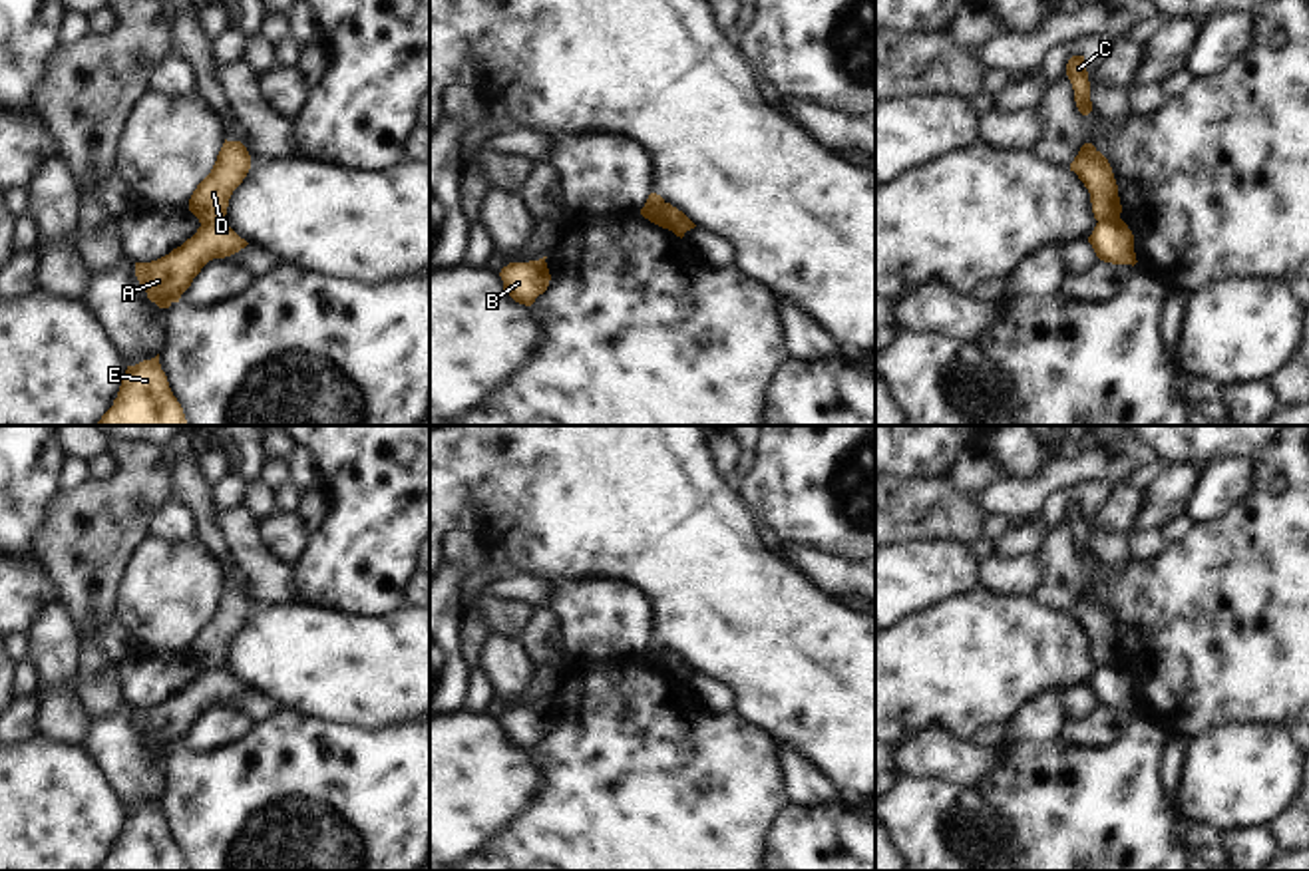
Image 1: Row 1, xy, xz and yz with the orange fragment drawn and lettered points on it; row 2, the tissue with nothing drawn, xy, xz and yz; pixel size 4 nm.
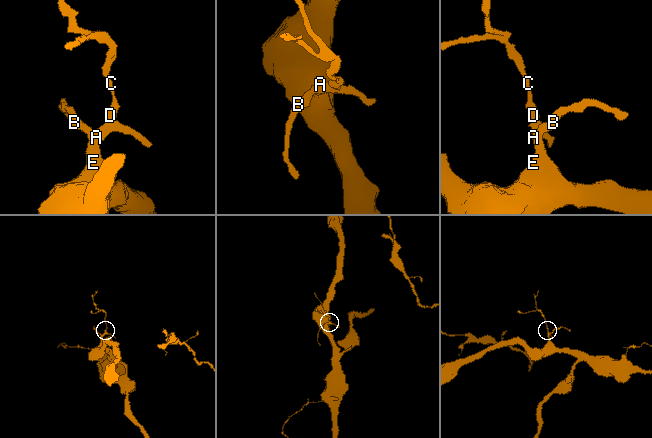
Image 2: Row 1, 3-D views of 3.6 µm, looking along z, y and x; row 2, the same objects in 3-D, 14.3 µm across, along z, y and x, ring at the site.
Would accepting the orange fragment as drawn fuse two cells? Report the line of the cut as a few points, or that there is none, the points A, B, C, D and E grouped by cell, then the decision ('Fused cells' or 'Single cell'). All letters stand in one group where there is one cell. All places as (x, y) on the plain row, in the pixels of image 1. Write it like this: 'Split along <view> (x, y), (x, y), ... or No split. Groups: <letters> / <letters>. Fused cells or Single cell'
Split along xz (665, 649), (651, 657), (643, 655). Groups: A B E / C D. Fused cells.

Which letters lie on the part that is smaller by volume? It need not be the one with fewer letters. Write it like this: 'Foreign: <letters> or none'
Foreign: C, D.

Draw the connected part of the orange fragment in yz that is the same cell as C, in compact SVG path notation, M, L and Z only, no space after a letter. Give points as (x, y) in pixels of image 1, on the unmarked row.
M1072 501L1066 509L1066 521L1074 535L1074 547L1082 561L1092 557L1090 527L1084 501Z

